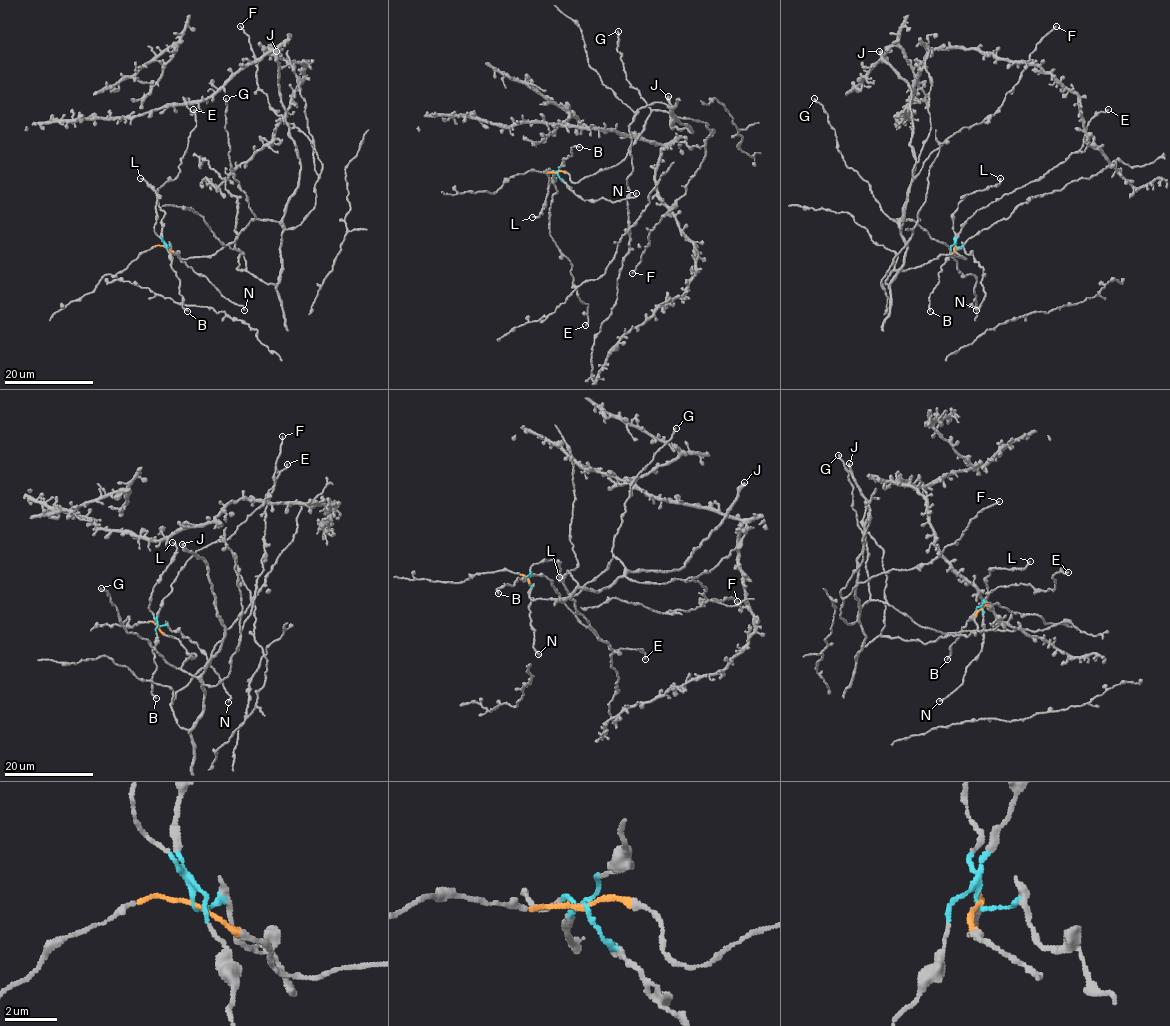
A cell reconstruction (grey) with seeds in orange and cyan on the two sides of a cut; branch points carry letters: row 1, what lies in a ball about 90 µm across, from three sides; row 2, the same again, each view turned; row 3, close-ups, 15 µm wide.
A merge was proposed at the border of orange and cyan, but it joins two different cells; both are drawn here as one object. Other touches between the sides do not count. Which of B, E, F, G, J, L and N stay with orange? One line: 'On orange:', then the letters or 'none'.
On orange: F, G, J

